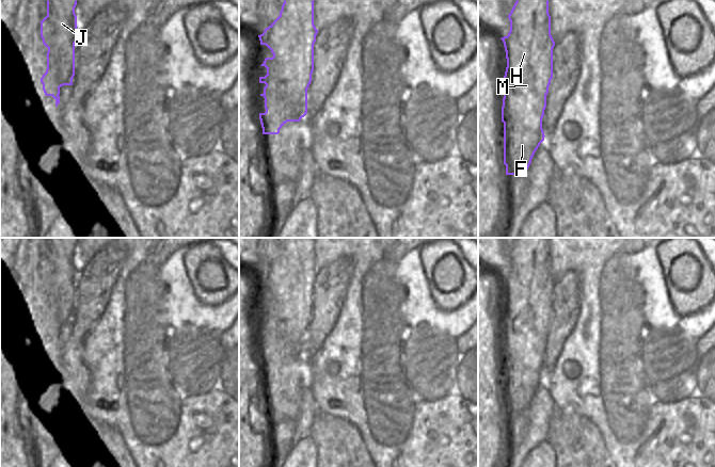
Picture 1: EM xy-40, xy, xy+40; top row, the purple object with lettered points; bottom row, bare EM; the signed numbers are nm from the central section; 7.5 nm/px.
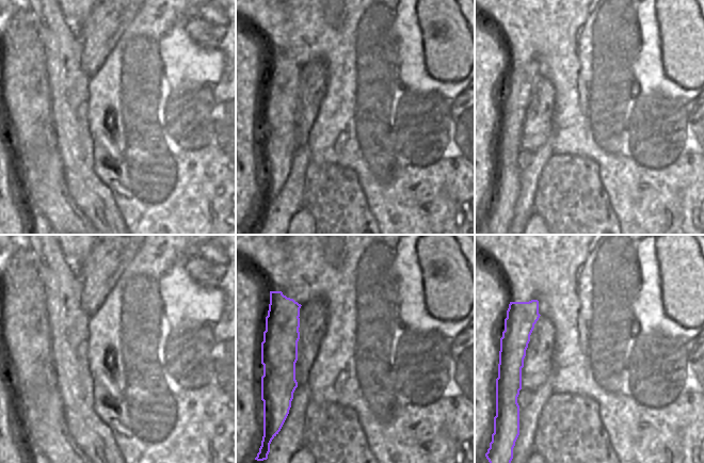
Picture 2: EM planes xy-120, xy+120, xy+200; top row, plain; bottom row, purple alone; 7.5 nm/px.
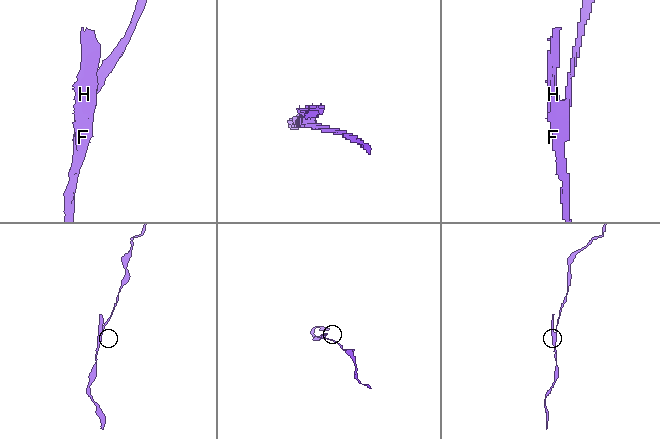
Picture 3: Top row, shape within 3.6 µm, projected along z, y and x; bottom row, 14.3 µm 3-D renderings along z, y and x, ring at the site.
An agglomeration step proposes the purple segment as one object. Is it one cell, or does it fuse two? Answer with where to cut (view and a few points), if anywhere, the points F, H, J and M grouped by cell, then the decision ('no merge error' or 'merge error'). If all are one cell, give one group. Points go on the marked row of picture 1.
cut xy (283, 61), (275, 70), (279, 103), (285, 108), (288, 121); groups F H J / M; merge error

